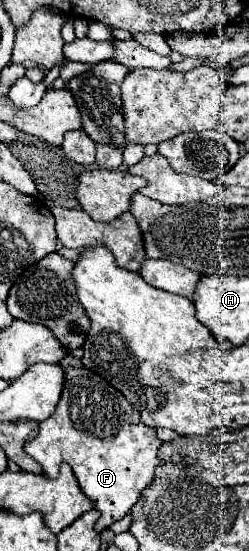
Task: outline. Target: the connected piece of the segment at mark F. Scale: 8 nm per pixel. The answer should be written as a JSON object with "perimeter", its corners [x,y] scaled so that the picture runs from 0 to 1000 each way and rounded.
{"perimeter":[[[273,664],[225,748],[153,770],[153,791],[104,806],[104,820],[145,831],[193,868],[233,864],[249,838],[289,846],[329,893],[410,933],[386,947],[386,962],[410,966],[450,947],[498,940],[562,893],[610,875],[618,849],[643,842],[627,824],[643,806],[627,780],[562,766],[562,751],[490,711],[337,664]]]}

